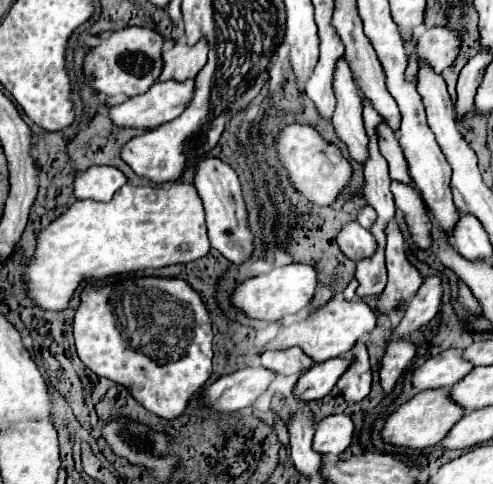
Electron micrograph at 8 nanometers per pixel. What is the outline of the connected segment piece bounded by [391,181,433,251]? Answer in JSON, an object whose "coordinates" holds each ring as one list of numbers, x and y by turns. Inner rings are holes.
{"coordinates":[[391,181,391,193,395,199,395,207,405,215,405,223,407,223,407,231,413,239,413,243,419,249,431,249,431,217,429,211,425,209,423,197,419,193,419,189,413,183,399,183,399,181]]}

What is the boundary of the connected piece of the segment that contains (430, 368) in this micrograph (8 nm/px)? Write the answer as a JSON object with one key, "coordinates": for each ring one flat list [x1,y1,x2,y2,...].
{"coordinates":[[447,349,435,357,429,357,411,375,411,385,415,391,427,389,449,389,459,377,465,377,473,367,467,367,459,359,459,349]]}

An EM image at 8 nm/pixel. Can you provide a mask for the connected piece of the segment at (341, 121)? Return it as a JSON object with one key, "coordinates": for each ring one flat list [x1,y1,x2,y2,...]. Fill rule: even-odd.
{"coordinates":[[339,59,335,65,333,91,337,99,337,109,333,115,335,133,345,143,349,157,365,165,369,159,369,137,363,127,363,99,345,59]]}

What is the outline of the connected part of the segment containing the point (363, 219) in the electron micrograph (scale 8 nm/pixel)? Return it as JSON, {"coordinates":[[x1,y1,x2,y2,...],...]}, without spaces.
{"coordinates":[[365,205,363,209,359,209,359,211,357,211,357,221,359,221,365,229,369,229,369,227,371,227,371,221,375,221,375,211,373,211,373,207]]}

